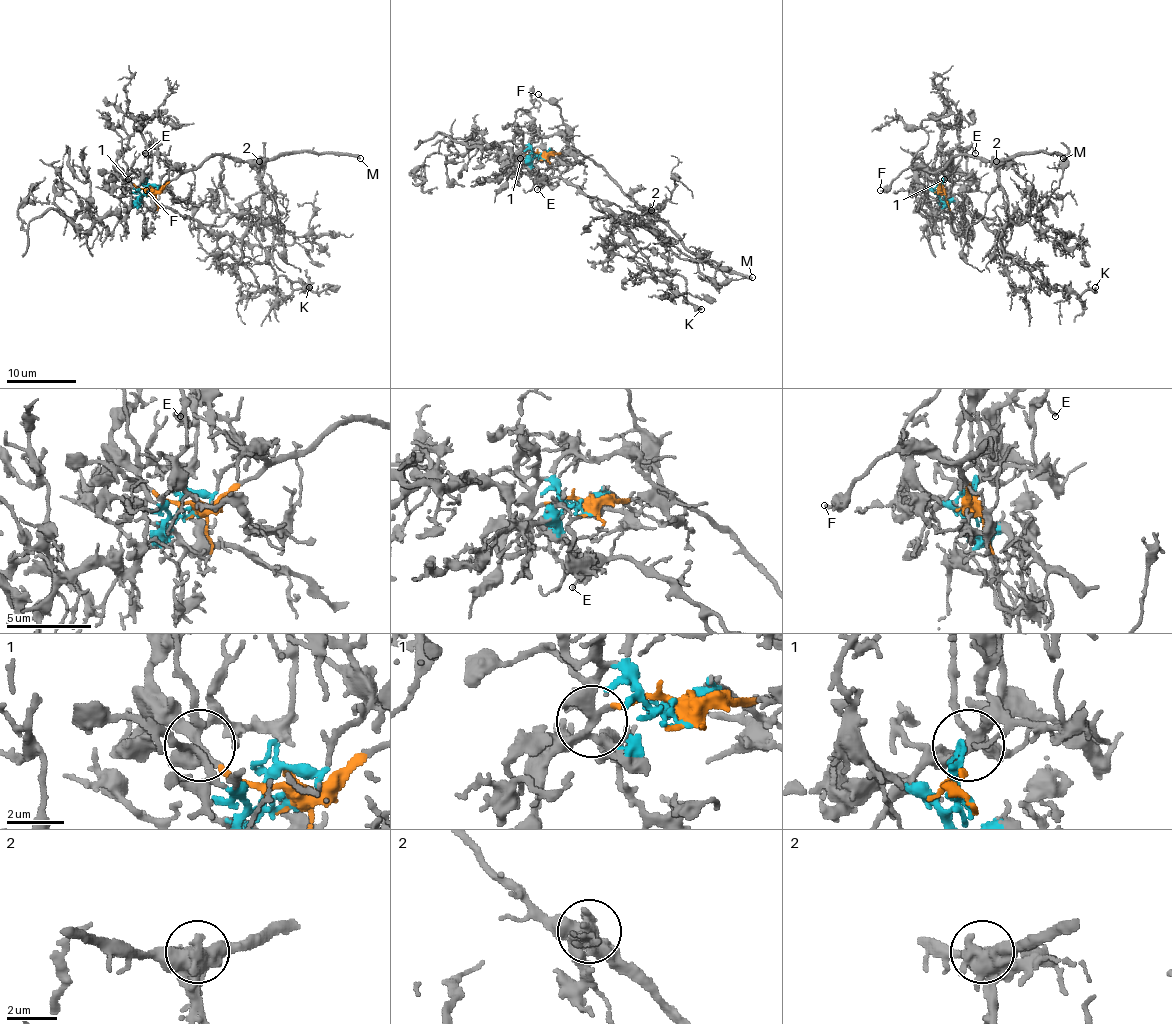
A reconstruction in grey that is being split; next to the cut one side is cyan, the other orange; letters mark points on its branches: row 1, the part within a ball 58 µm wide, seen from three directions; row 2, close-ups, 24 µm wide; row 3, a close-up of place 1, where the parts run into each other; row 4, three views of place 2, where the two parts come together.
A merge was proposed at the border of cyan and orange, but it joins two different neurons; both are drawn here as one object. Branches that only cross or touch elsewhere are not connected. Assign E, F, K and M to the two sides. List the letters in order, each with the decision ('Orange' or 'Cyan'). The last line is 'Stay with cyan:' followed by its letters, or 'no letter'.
E: Cyan
F: Orange
K: Cyan
M: Orange
Stay with cyan: E, K

